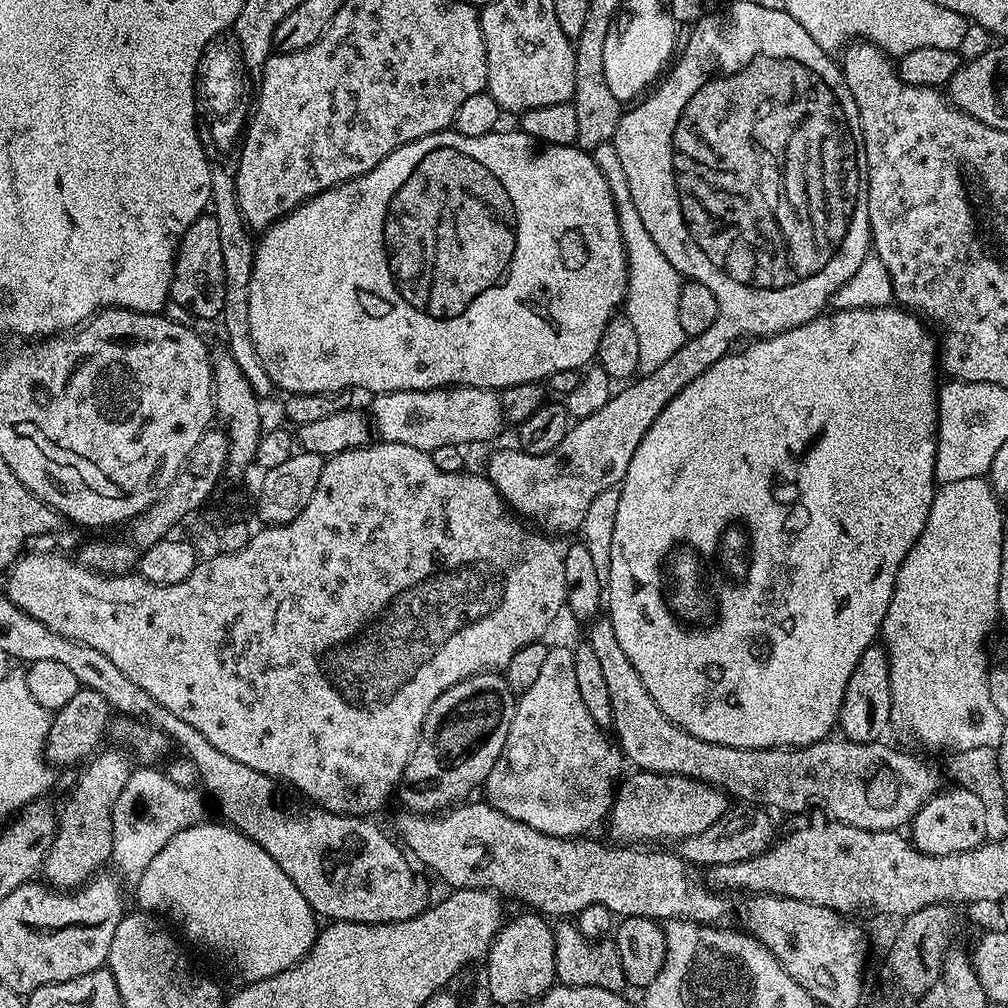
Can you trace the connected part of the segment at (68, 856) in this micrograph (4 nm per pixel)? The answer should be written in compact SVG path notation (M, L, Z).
M123 751L103 752L93 755L83 765L84 773L77 778L76 789L69 794L64 808L62 804L59 809L56 837L42 869L43 879L57 890L75 890L87 884L103 869L100 867L104 863L107 865L111 861L114 842L112 811L134 764Z

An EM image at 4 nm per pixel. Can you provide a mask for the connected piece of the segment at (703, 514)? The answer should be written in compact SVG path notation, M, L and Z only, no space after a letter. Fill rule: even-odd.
M900 306L886 308L859 308L849 312L839 310L816 316L797 328L788 328L777 336L756 338L749 348L733 350L724 356L710 370L698 374L690 386L686 386L671 400L654 418L650 430L638 442L638 450L634 450L634 458L630 458L630 470L626 470L623 484L619 485L618 515L614 517L614 542L610 542L610 578L606 581L606 616L612 621L614 635L622 645L626 658L638 670L642 683L654 702L658 702L658 710L670 718L682 730L694 734L694 738L702 738L706 742L718 742L722 746L735 748L801 748L825 739L831 728L837 727L840 718L842 698L846 694L846 682L850 682L850 674L854 674L854 666L858 666L858 658L880 636L880 624L886 618L886 610L890 606L890 598L894 590L894 582L906 554L918 542L918 534L922 534L922 526L926 526L926 518L930 514L932 499L936 496L936 418L938 415L938 340L930 331L929 325L917 313L905 310Z

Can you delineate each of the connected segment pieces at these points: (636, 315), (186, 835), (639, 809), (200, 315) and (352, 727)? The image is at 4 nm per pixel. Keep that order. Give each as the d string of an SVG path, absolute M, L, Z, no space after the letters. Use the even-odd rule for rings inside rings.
M615 143L603 144L591 149L590 154L602 170L602 178L606 178L606 186L610 186L610 194L614 198L614 206L618 214L618 222L622 230L622 242L628 259L628 295L624 297L623 311L630 318L634 330L638 330L638 362L640 372L653 372L674 358L674 354L686 339L678 319L678 294L682 277L646 230L638 209L634 206L634 198L630 198L630 182L626 182L626 169L618 158Z
M203 822L192 825L188 829L182 830L181 833L176 834L174 838L170 838L169 844L163 846L162 850L158 851L158 854L154 854L154 860L146 866L140 880L137 880L134 884L136 900L140 903L137 905L149 914L159 914L161 917L169 916L194 943L201 944L204 948L209 948L222 963L229 964L232 968L237 968L244 984L253 984L259 980L269 980L274 974L282 974L286 969L292 968L311 950L312 944L316 941L318 935L318 917L306 902L306 898L302 898L302 890L298 890L298 886L294 886L294 882L290 882L290 878L286 878L282 866L278 866L278 862L274 862L274 858L270 858L270 854L266 854L266 850L262 850L262 846L258 846L258 842L254 842L249 836L244 836L227 823L219 823L210 824L210 822Z
M639 770L631 774L633 776L625 775L619 781L616 799L612 801L612 810L606 820L606 828L616 839L613 841L621 845L644 846L647 840L685 840L690 834L706 830L706 826L714 826L730 807L729 797L721 789L700 780Z
M212 214L199 216L180 239L176 251L176 272L172 275L171 303L185 308L200 320L216 320L225 301L225 267L222 266L221 236Z
M369 442L362 448L348 448L342 454L334 454L325 459L324 469L318 478L318 486L314 490L310 502L306 502L306 510L302 510L302 514L298 514L298 518L294 518L294 522L264 526L259 530L253 531L250 542L246 542L246 546L242 546L242 550L238 550L238 554L215 554L216 556L210 557L209 560L201 559L194 566L190 578L186 578L174 586L158 586L154 582L144 580L139 574L93 572L92 569L85 568L83 564L77 562L73 557L72 561L68 557L71 555L61 554L56 550L49 550L46 552L33 551L31 553L32 556L28 556L29 554L21 555L20 559L11 568L7 569L8 585L6 585L6 591L18 607L26 610L26 614L38 618L38 622L50 626L50 630L54 630L71 640L82 642L86 646L94 646L94 650L99 650L101 654L106 654L106 658L110 658L110 662L114 662L114 666L118 666L118 670L122 670L122 674L126 674L126 678L130 678L130 682L134 682L134 686L142 686L142 690L146 690L146 694L150 694L150 698L154 698L154 702L158 702L166 710L170 710L170 714L176 715L177 718L182 718L182 722L187 722L190 726L194 726L194 730L198 730L198 734L206 737L213 746L218 746L218 750L222 750L222 754L227 754L228 757L234 758L234 762L242 762L242 766L250 766L250 770L258 770L262 774L275 778L277 781L285 780L286 783L293 784L302 795L309 796L312 799L309 801L313 805L324 808L327 812L337 812L343 816L363 816L368 818L376 814L372 812L378 811L391 796L393 799L404 773L406 762L410 758L414 746L420 740L420 732L424 729L426 714L430 714L430 706L434 706L437 698L446 690L450 690L450 686L454 686L474 674L494 672L505 668L510 662L510 658L514 658L514 654L518 654L518 650L522 650L522 646L530 646L543 641L545 639L544 635L548 632L548 627L559 618L560 611L563 613L566 608L566 566L564 565L563 551L559 547L556 549L551 544L553 541L547 535L541 534L539 531L521 523L514 515L512 509L504 503L504 499L500 497L495 486L488 481L487 475L471 476L469 472L468 470L463 470L458 473L447 473L443 470L438 470L438 467L434 466L431 455L418 450L414 446L406 446L398 442Z

